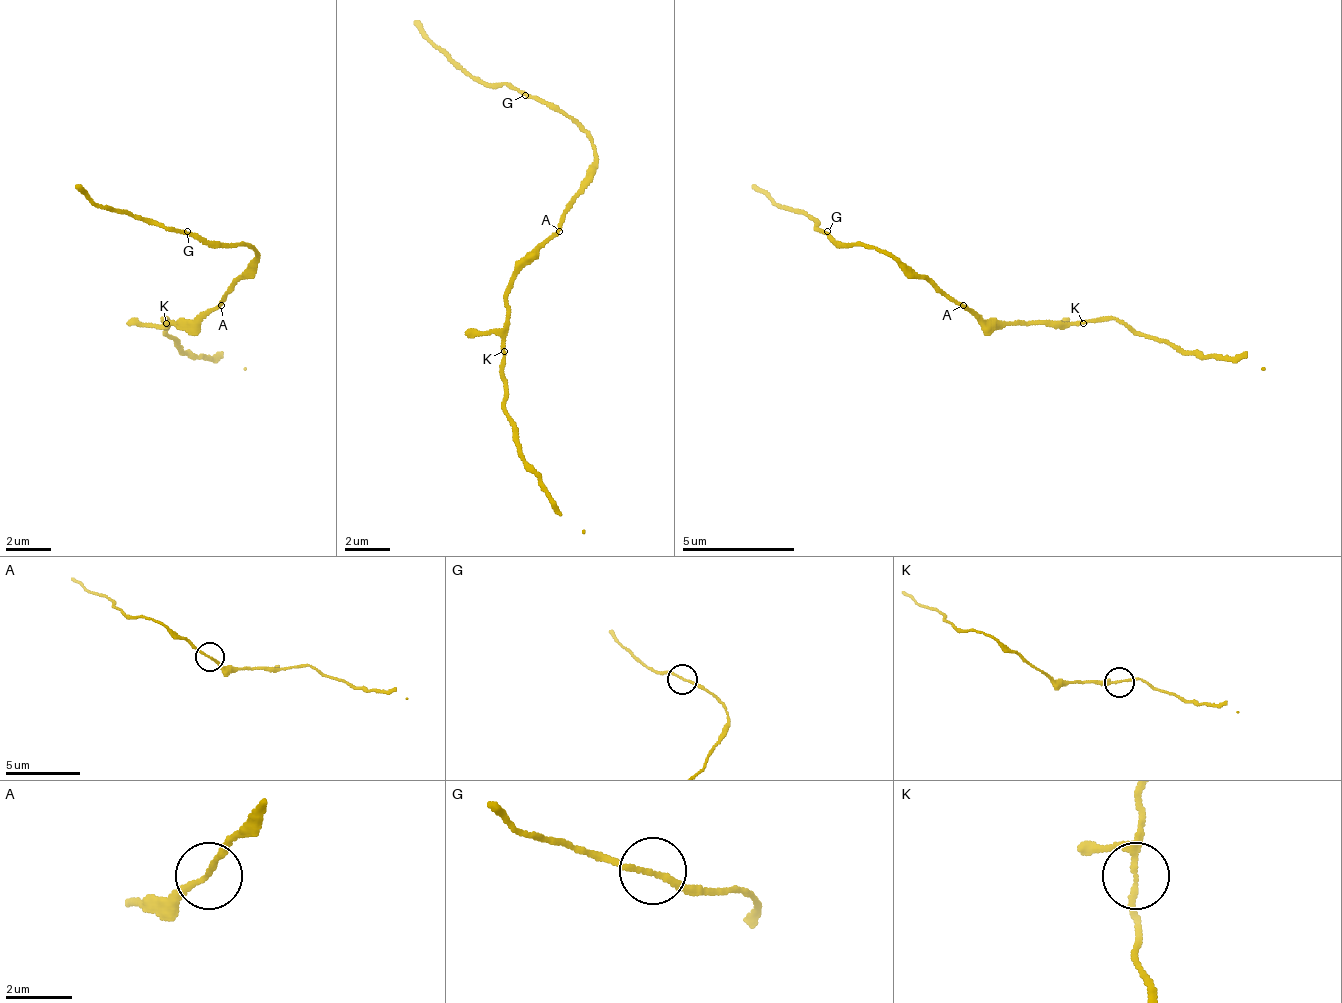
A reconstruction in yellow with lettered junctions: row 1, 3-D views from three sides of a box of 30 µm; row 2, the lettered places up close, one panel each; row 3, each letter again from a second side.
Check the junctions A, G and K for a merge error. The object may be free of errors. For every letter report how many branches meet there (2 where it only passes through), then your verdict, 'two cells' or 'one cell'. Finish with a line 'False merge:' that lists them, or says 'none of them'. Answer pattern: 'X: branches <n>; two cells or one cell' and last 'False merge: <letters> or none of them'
A: branches 2; one cell
G: branches 2; one cell
K: branches 3; one cell
False merge: none of them

